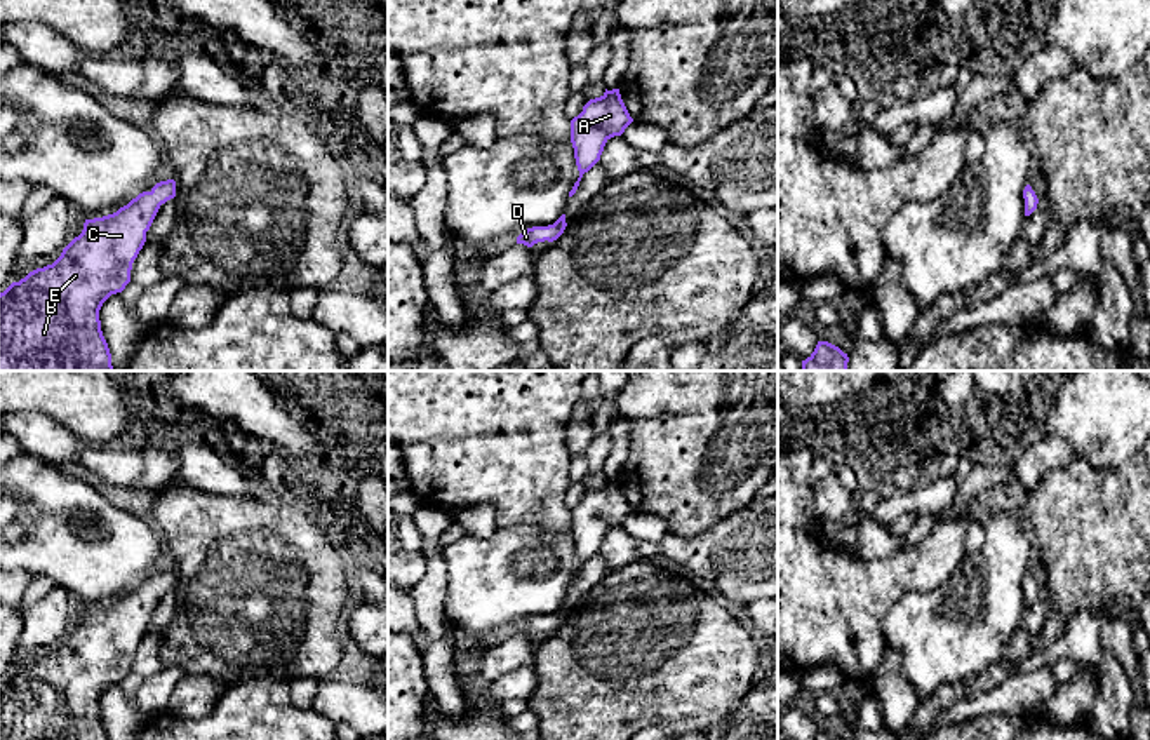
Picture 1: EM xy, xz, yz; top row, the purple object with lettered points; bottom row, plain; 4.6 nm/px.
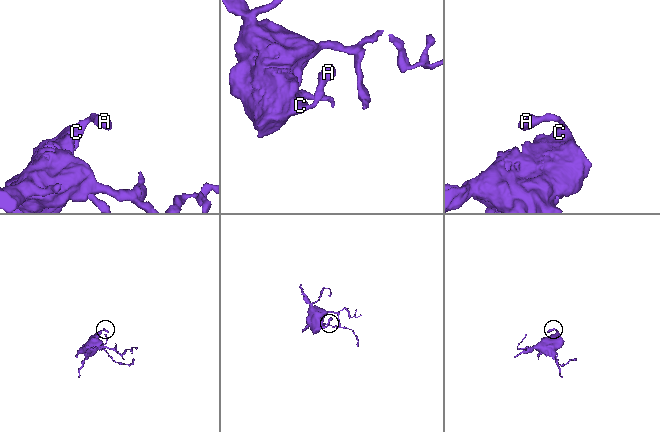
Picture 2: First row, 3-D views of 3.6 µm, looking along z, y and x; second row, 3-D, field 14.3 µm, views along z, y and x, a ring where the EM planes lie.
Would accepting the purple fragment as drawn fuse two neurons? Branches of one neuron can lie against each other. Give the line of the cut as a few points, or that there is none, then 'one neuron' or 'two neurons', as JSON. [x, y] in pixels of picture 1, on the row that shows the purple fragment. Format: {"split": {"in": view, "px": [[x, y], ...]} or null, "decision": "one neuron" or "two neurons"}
{"split": null, "decision": "one neuron"}

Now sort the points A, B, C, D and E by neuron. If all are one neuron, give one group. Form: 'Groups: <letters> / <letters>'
Groups: A B C D E

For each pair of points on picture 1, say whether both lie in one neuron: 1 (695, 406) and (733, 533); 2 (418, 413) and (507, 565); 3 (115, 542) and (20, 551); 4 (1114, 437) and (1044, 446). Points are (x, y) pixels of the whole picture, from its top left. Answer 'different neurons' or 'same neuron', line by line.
1: different neurons
2: different neurons
3: same neuron
4: different neurons

